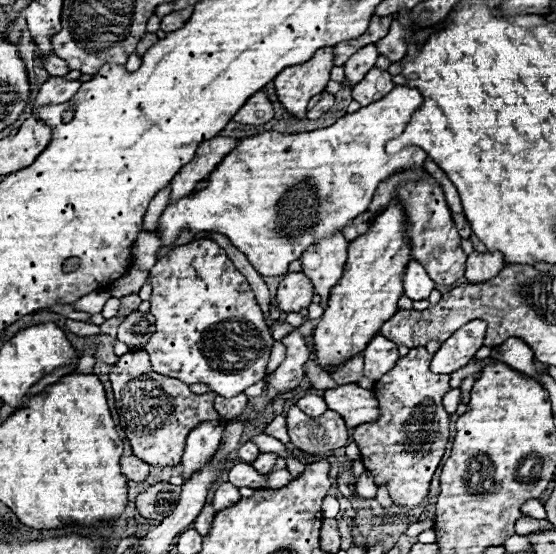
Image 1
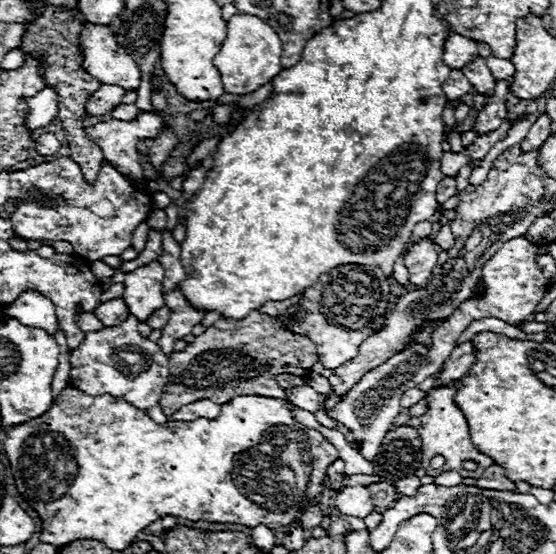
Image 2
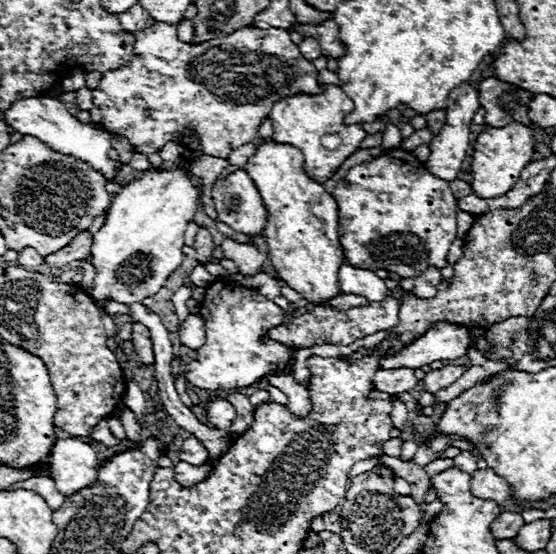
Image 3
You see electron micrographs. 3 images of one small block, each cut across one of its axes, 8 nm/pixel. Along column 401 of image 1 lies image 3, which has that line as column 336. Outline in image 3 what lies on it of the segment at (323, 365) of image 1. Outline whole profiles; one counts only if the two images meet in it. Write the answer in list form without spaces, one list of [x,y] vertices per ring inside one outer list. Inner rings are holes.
[[[274,140],[260,142],[256,154],[246,162],[246,172],[260,190],[268,210],[264,238],[270,246],[270,264],[278,276],[310,304],[318,306],[338,296],[338,270],[346,264],[338,236],[338,206],[322,184],[306,176],[302,152]]]

